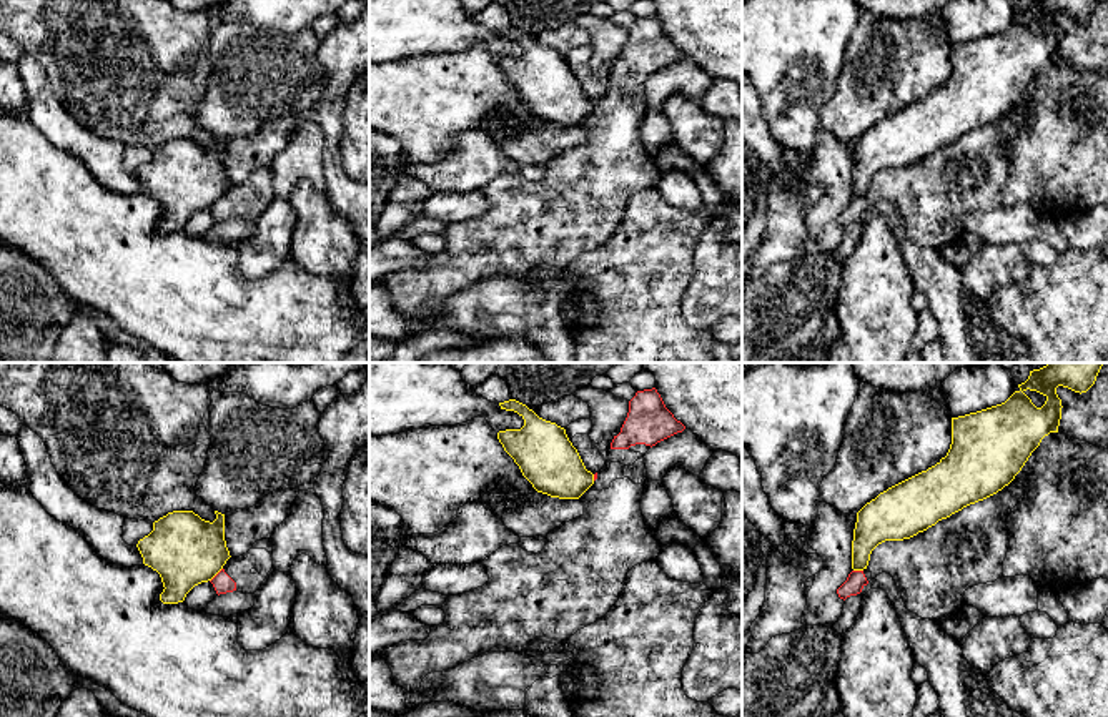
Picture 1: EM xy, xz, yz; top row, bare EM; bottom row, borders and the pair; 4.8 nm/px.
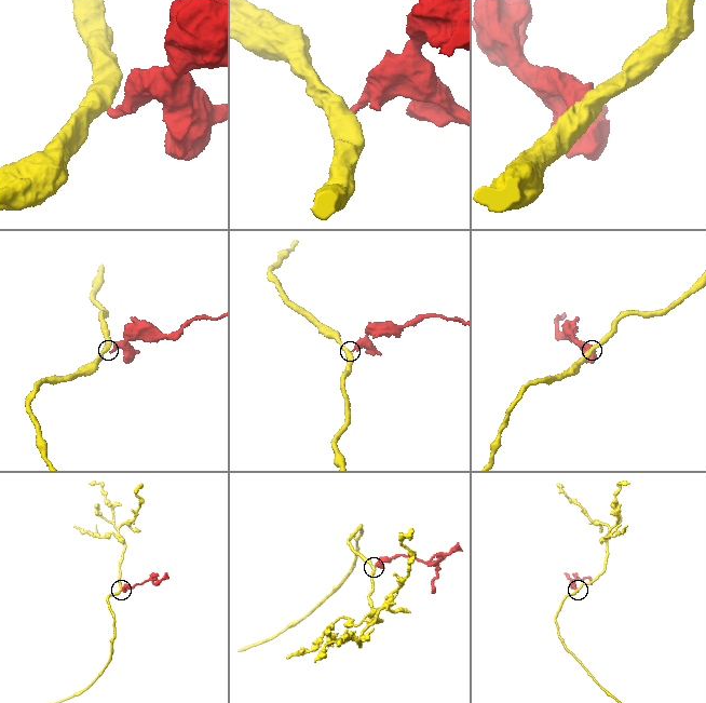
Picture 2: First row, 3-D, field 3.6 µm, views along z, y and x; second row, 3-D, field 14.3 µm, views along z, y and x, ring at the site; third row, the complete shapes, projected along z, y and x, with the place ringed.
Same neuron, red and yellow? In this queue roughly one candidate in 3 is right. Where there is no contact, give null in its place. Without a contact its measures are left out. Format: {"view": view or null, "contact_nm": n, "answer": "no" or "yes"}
{"view": "xy", "contact_nm": 90, "answer": "no"}

